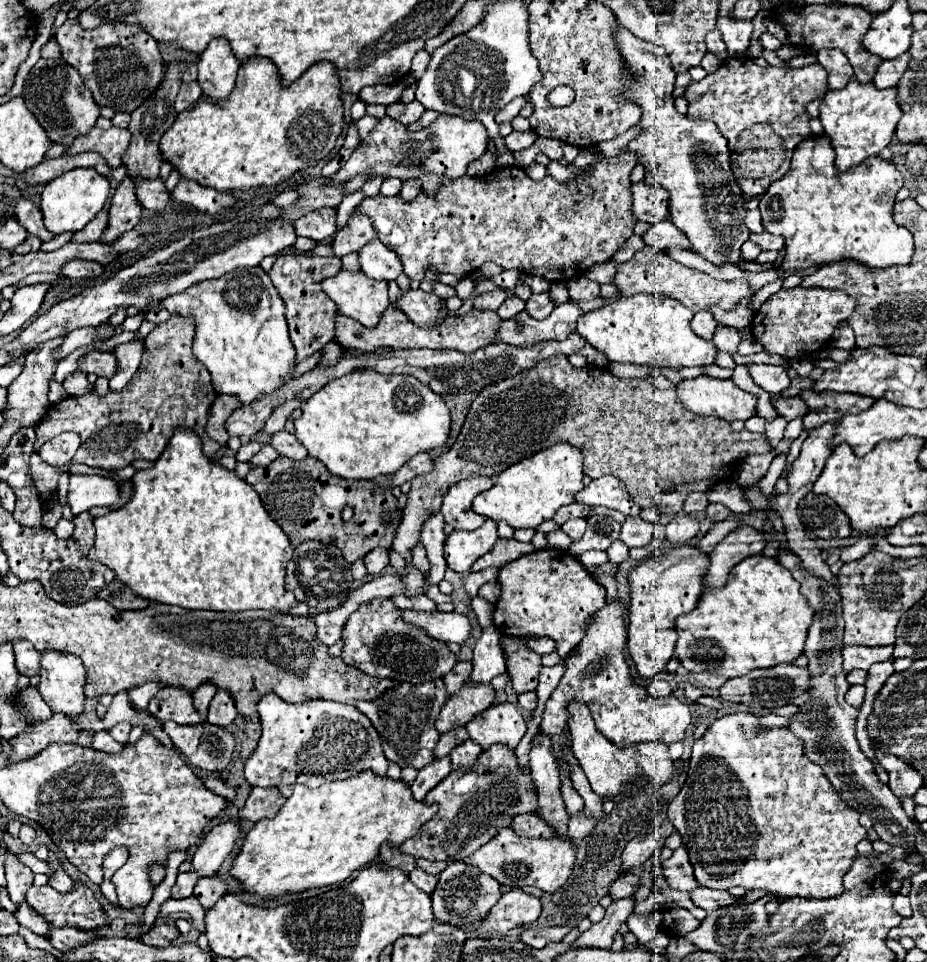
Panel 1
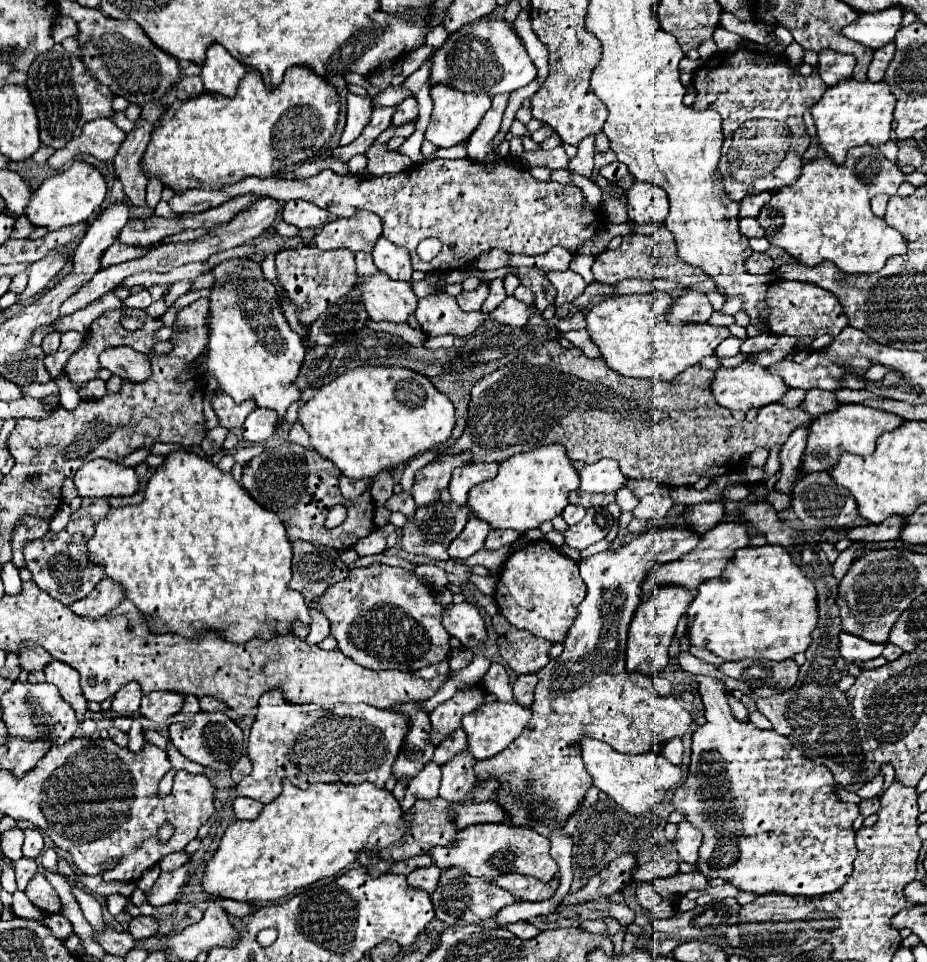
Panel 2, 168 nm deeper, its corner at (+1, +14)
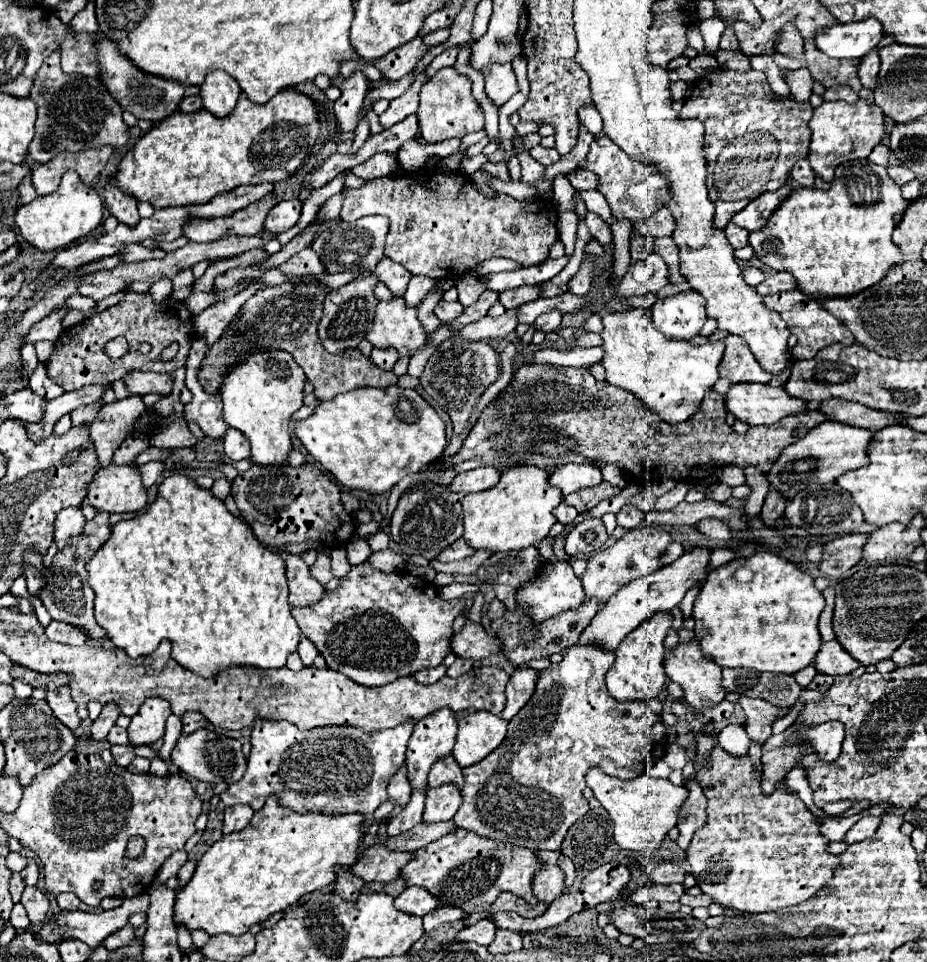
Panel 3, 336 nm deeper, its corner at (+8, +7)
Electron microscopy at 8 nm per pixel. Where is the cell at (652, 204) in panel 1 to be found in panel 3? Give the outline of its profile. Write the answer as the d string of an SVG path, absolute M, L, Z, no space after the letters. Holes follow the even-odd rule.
M662 207L662 209L658 209L656 215L644 219L644 221L638 221L636 229L648 237L670 237L676 229L676 219L672 217L672 213L666 207Z

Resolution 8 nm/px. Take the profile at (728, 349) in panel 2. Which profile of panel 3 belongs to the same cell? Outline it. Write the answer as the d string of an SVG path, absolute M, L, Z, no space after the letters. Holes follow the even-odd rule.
M728 335L724 339L726 349L724 357L718 365L720 377L728 379L730 383L768 383L770 375L758 365L752 351L744 341L736 335Z

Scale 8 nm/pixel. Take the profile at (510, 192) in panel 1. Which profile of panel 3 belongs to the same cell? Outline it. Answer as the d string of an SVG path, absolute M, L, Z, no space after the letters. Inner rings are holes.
M424 169L414 175L400 173L400 177L380 177L372 179L368 185L360 189L346 189L344 207L340 211L340 219L356 221L364 215L384 215L390 219L390 233L386 237L386 255L404 265L412 275L426 275L432 279L456 279L470 271L474 265L492 259L492 257L506 257L516 261L522 267L540 265L548 259L548 247L558 239L556 231L556 209L550 201L536 199L534 203L520 203L508 195L498 195L496 199L486 199L482 193L476 191L472 181L462 173L444 175L438 169ZM516 227L518 231L512 233L510 229Z

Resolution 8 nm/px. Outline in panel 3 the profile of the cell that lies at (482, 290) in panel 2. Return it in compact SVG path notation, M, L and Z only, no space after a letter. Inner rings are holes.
M438 301L438 305L434 307L434 313L436 313L436 317L440 319L440 321L452 321L452 319L456 319L458 315L462 315L462 311L464 311L464 307L456 301L456 303L448 303L448 301Z

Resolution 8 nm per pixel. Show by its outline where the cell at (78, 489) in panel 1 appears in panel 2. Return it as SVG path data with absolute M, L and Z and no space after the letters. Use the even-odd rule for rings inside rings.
M93 460L83 464L73 476L81 498L95 496L131 496L137 492L139 478L133 468L111 460Z

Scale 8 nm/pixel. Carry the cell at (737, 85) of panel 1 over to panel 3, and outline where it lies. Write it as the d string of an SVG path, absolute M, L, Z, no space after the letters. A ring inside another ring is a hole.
M716 69L696 81L684 107L678 111L680 119L698 119L706 127L706 185L708 197L716 207L716 229L724 229L732 215L760 193L776 191L786 185L792 165L808 155L810 103L798 103L792 97L778 97L778 101L774 101L774 97L762 71L736 73Z

